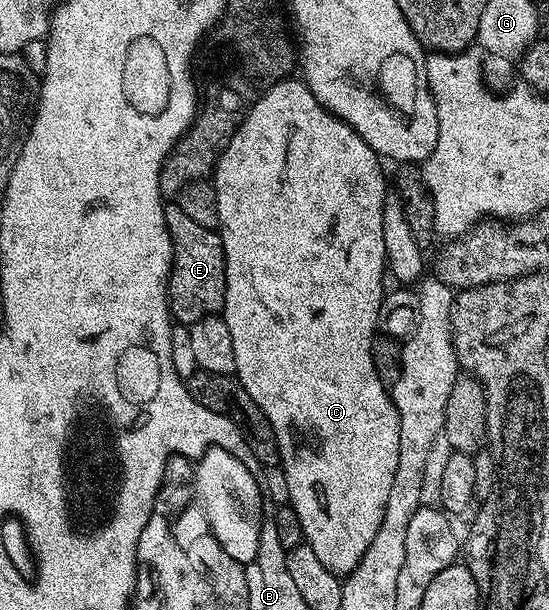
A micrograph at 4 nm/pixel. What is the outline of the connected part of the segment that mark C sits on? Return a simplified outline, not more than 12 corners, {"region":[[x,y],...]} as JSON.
{"region":[[303,80],[210,178],[235,380],[322,567],[399,467],[381,158]]}

